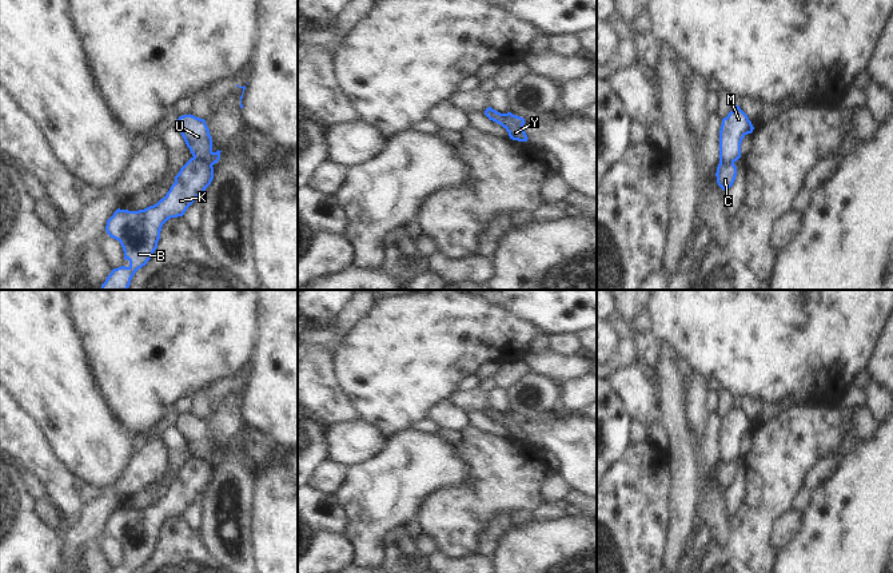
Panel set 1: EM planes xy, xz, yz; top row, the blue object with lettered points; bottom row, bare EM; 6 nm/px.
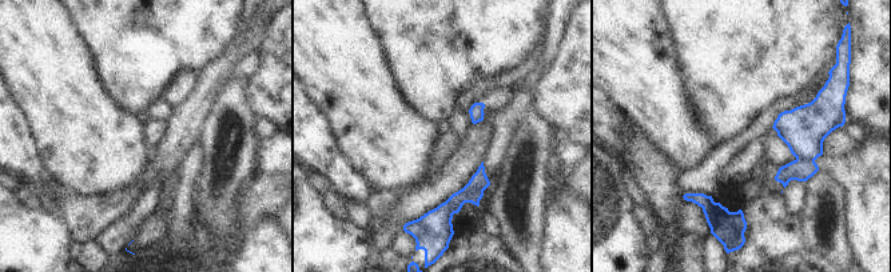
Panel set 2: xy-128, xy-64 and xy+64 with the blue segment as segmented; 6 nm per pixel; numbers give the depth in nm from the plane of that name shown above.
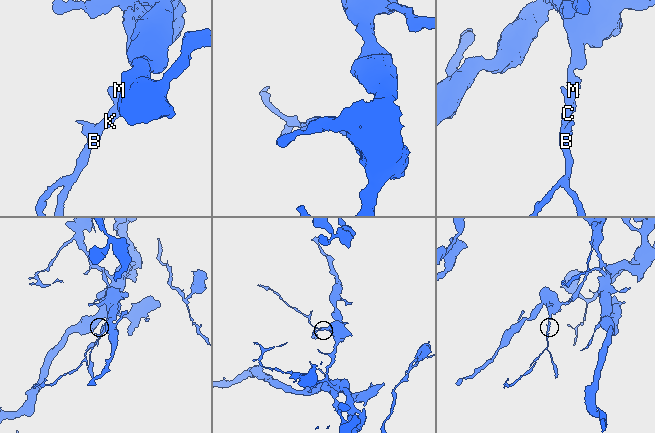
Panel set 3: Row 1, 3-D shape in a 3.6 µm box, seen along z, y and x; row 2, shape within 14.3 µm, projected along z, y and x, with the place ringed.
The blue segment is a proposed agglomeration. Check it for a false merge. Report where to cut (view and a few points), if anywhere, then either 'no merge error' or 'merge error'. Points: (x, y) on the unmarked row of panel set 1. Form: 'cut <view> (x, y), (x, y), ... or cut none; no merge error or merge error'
cut xy (194, 456), (211, 465); merge error

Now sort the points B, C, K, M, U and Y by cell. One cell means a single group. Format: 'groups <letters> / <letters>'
groups B C K / M U Y

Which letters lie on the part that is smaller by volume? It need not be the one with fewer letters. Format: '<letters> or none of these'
B, C, K

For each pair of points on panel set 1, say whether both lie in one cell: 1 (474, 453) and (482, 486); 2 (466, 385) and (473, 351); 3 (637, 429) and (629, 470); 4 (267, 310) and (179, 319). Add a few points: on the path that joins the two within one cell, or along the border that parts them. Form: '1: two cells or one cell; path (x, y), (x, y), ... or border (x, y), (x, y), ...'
1: one cell; path (482, 461), (482, 478)
2: two cells; border (475, 373), (465, 377), (458, 389)
3: two cells; border (632, 440), (646, 441)
4: two cells; border (258, 303), (258, 339), (255, 342)

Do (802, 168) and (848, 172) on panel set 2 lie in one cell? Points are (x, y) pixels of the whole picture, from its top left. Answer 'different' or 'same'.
same

